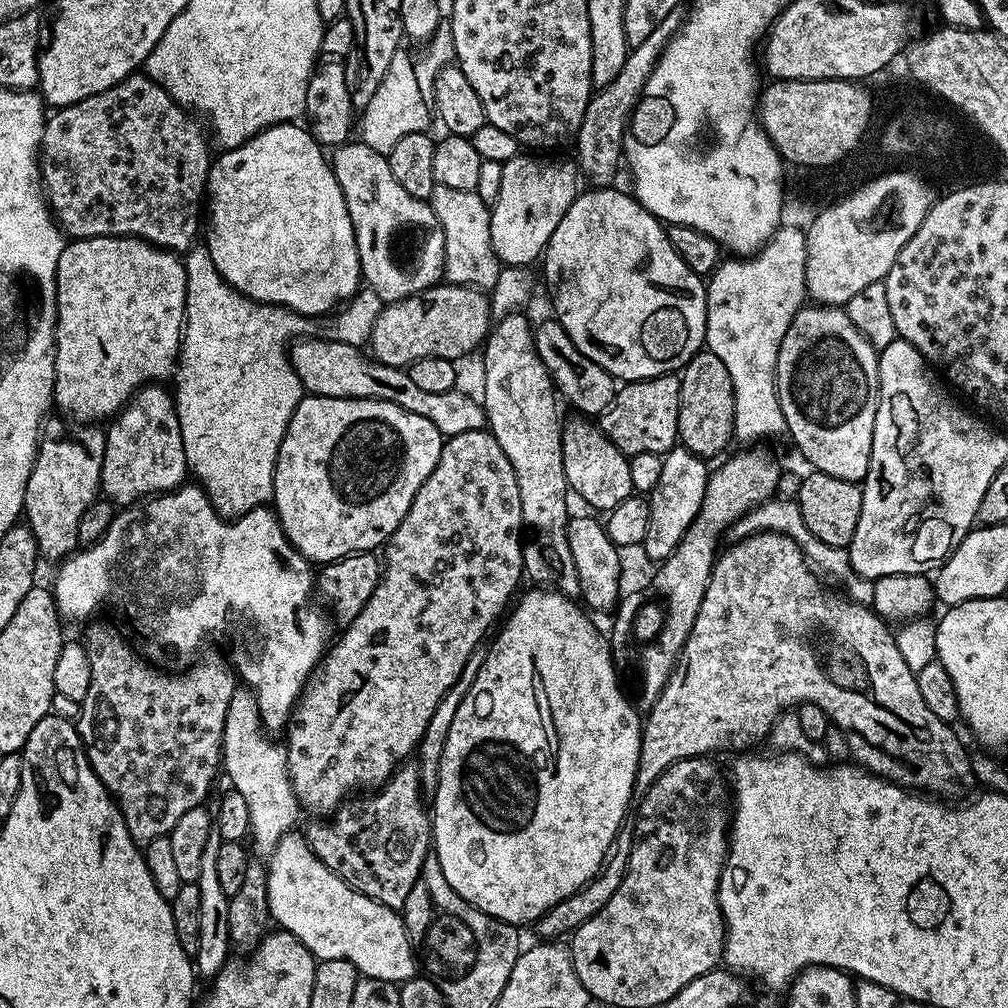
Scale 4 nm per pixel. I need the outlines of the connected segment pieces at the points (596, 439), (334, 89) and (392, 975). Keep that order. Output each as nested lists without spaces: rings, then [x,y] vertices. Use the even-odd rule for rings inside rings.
[[[576,419],[580,420],[572,420],[569,424],[567,421],[563,425],[562,458],[565,460],[566,482],[568,483],[569,489],[575,495],[577,492],[590,507],[611,510],[614,506],[618,506],[618,502],[626,502],[626,498],[633,495],[628,457],[625,456],[622,450],[618,450],[618,446],[614,446],[614,442],[610,442],[610,438],[606,438],[606,434],[600,431],[599,427],[591,419]]]
[[[332,22],[325,27],[324,41],[320,47],[322,59],[317,63],[312,73],[312,80],[306,90],[306,120],[309,120],[307,123],[310,125],[312,136],[321,146],[347,144],[351,137],[348,135],[354,132],[354,116],[352,120],[354,109],[350,102],[348,70],[345,64],[350,52],[352,35],[352,25],[348,22]],[[344,55],[346,55],[345,60]]]
[[[293,830],[285,833],[278,842],[278,846],[267,859],[269,914],[271,919],[283,931],[294,934],[306,950],[321,960],[345,960],[350,962],[360,973],[361,977],[370,980],[381,980],[394,985],[401,985],[411,976],[417,975],[418,957],[412,951],[412,939],[404,925],[403,915],[397,909],[386,906],[358,890],[354,890],[330,866],[319,860],[312,849],[309,848],[307,839]]]

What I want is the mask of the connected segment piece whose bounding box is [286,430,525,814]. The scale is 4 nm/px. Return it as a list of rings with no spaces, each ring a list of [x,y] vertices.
[[[487,430],[463,432],[457,436],[447,437],[442,454],[438,458],[438,466],[434,466],[430,478],[426,478],[426,482],[422,482],[406,518],[402,518],[402,522],[394,530],[392,539],[387,541],[386,547],[383,549],[385,552],[384,556],[382,555],[382,571],[374,594],[370,594],[366,606],[362,606],[362,610],[352,619],[351,624],[343,629],[344,637],[337,644],[335,641],[327,649],[322,663],[312,673],[308,683],[304,685],[304,691],[296,701],[296,707],[293,708],[286,725],[290,778],[297,801],[307,811],[309,808],[310,811],[316,812],[312,814],[331,814],[344,803],[349,794],[355,793],[357,790],[379,788],[381,784],[391,778],[392,773],[399,765],[411,757],[408,756],[411,752],[413,755],[419,749],[420,739],[424,737],[426,726],[430,726],[430,718],[434,715],[438,702],[442,702],[442,694],[446,694],[450,690],[450,686],[454,686],[454,682],[458,682],[466,662],[477,653],[479,648],[476,647],[479,646],[480,639],[487,634],[488,627],[496,619],[499,621],[505,615],[506,609],[513,599],[512,594],[520,584],[520,576],[522,578],[525,575],[522,522],[522,505],[514,467],[511,465],[510,458],[506,458],[502,446],[498,446],[498,442],[492,437],[491,432]]]

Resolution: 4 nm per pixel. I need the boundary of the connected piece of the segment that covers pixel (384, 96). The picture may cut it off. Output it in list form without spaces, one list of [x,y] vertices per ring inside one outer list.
[[[398,50],[394,58],[390,61],[390,66],[386,74],[382,74],[382,83],[378,86],[378,91],[374,93],[374,98],[370,98],[370,106],[362,110],[361,118],[358,120],[358,132],[361,132],[362,142],[374,150],[387,154],[398,146],[401,138],[406,138],[406,134],[415,132],[428,132],[428,118],[430,111],[426,108],[426,103],[422,98],[421,89],[418,87],[417,75],[413,57],[407,56],[404,50]]]

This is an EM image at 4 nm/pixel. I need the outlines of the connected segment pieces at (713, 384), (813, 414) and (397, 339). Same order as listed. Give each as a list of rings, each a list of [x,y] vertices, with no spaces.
[[[701,350],[679,373],[680,405],[678,406],[678,440],[696,456],[716,456],[728,443],[733,443],[734,382],[730,382],[730,370],[718,358],[718,354]]]
[[[805,306],[797,312],[778,350],[776,393],[787,435],[792,435],[797,450],[812,463],[811,467],[834,478],[863,481],[870,466],[874,418],[880,401],[880,358],[843,307]]]
[[[441,282],[405,300],[385,303],[384,309],[378,314],[378,322],[374,322],[370,352],[379,364],[385,364],[391,368],[407,369],[408,365],[422,358],[446,358],[453,361],[461,358],[462,355],[477,351],[488,339],[488,333],[493,324],[491,302],[481,289]]]

